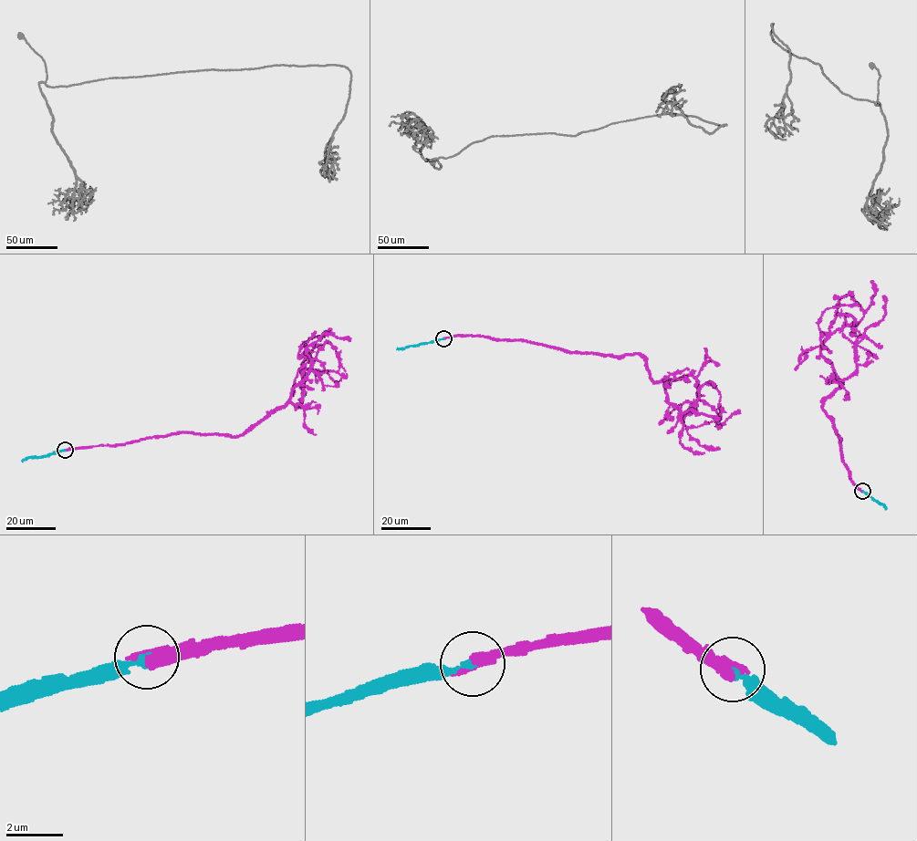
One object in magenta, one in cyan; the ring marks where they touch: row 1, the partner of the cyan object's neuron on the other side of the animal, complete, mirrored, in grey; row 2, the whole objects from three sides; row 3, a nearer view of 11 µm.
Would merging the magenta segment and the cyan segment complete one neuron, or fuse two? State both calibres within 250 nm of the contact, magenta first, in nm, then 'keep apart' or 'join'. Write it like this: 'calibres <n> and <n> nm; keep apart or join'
calibres 440 and 240 nm; join

